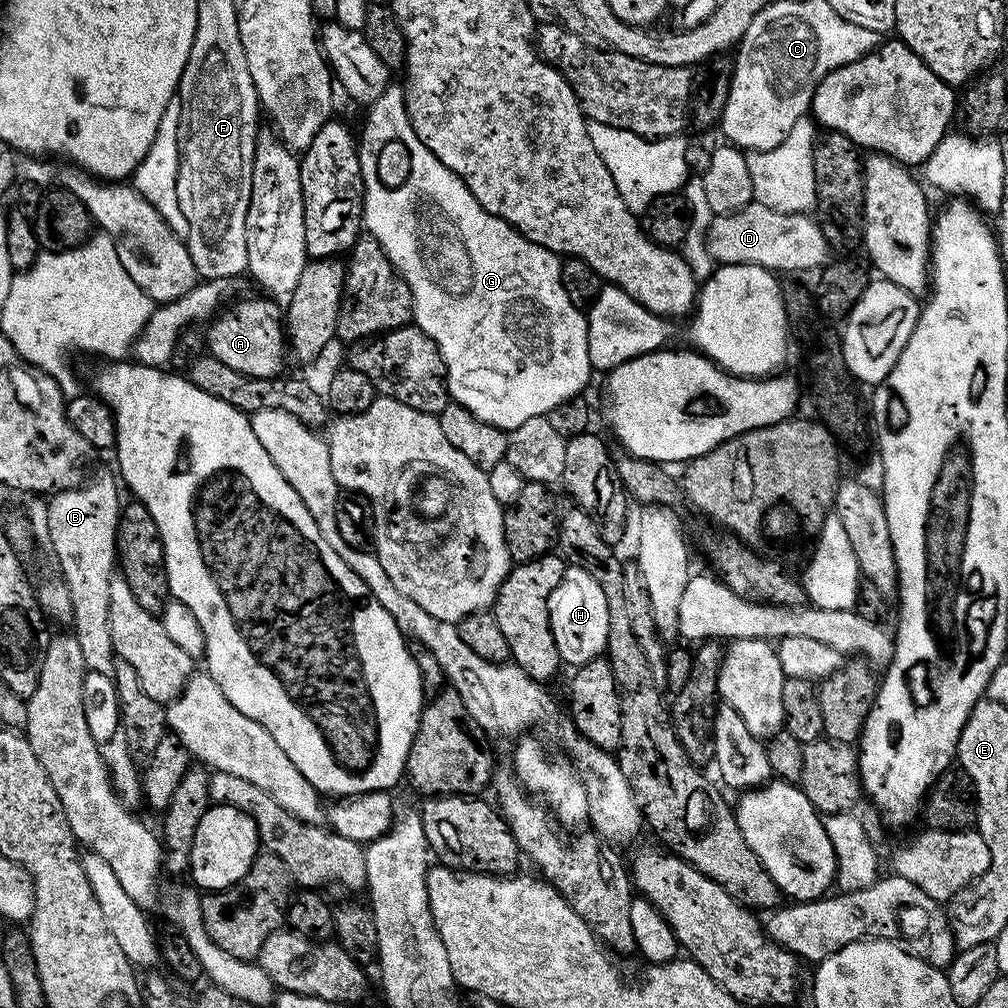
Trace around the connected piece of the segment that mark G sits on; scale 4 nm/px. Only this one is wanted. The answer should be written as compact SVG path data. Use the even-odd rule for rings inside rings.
M385 87L379 99L367 109L368 121L364 124L364 133L359 133L358 136L360 178L364 181L363 227L367 235L379 242L382 250L388 255L388 261L410 286L415 327L421 328L438 346L444 363L449 397L466 410L473 412L482 422L505 430L522 426L522 422L535 416L547 416L554 410L554 406L579 397L583 393L580 391L587 386L588 379L594 375L588 349L588 318L570 298L570 294L566 294L566 286L560 276L561 257L551 252L549 248L530 242L506 221L490 214L476 201L474 194L470 194L470 190L462 182L462 178L458 178L458 174L442 166L442 162L438 162L438 158L434 158L434 154L430 154L430 150L422 146L418 134L414 134L412 123L408 120L408 111L404 109L403 91L399 87L392 87Z

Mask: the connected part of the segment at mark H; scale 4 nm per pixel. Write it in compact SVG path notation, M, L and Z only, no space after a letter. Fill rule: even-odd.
M565 567L558 586L554 586L548 596L548 613L556 649L565 665L579 666L605 655L610 634L610 610L606 606L602 586L598 586L586 570Z

